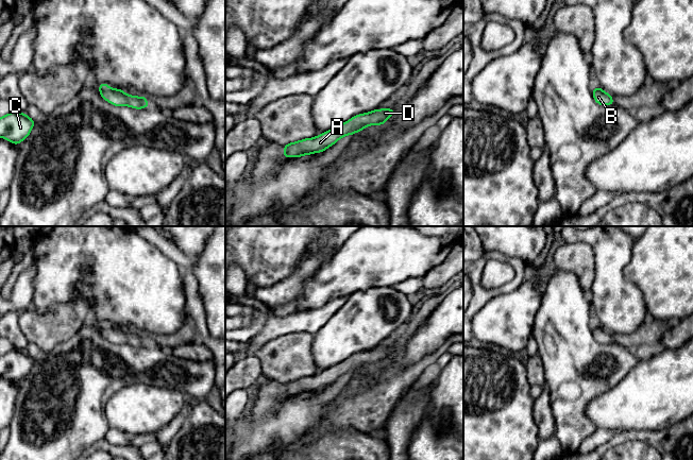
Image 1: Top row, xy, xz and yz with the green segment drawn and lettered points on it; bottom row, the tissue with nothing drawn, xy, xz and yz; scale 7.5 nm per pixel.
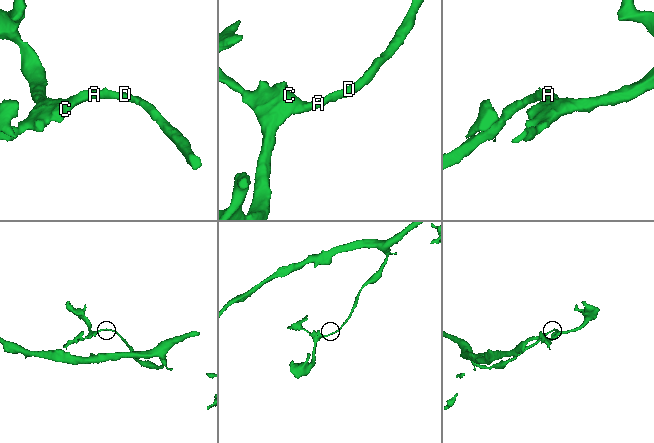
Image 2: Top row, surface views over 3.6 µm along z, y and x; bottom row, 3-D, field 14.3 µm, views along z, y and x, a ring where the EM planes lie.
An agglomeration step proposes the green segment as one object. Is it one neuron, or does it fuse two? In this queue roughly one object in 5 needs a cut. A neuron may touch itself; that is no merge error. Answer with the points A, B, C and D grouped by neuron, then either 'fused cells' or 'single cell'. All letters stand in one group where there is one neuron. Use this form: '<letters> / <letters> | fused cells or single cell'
A B C D | single cell

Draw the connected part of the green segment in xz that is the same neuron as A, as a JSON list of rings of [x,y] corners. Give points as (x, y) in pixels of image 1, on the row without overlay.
[[[383,346],[374,347],[366,352],[359,352],[339,364],[324,370],[319,374],[305,376],[283,384],[283,395],[300,395],[323,390],[346,373],[353,373],[369,363],[383,363],[394,351],[395,348],[392,346]]]

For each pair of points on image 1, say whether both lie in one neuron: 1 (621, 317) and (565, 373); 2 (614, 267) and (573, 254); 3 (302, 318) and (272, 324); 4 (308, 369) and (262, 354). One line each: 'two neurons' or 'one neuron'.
1: two neurons
2: two neurons
3: one neuron
4: one neuron

